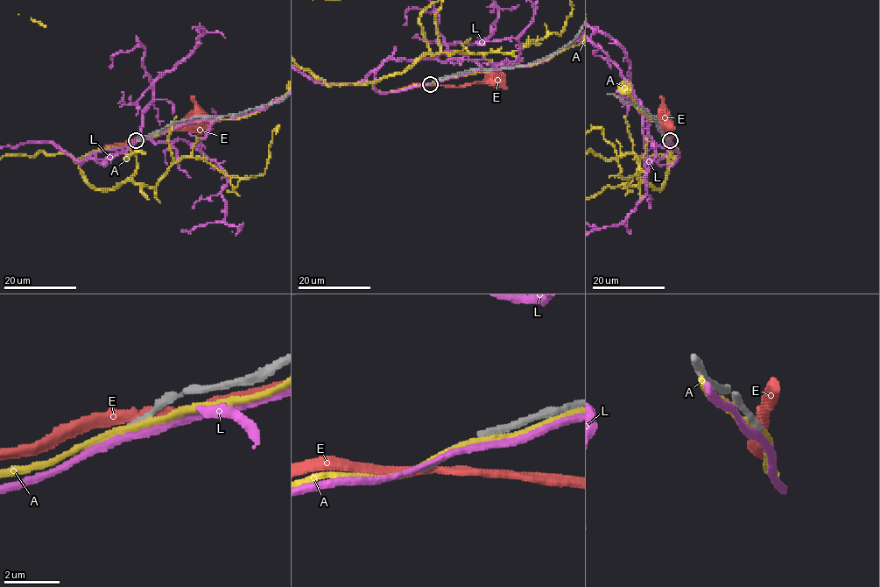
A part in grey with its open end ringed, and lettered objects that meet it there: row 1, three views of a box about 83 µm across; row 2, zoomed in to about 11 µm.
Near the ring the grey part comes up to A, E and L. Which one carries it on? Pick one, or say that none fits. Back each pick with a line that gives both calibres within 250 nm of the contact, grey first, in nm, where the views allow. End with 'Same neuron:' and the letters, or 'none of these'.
Same neuron: none of these

